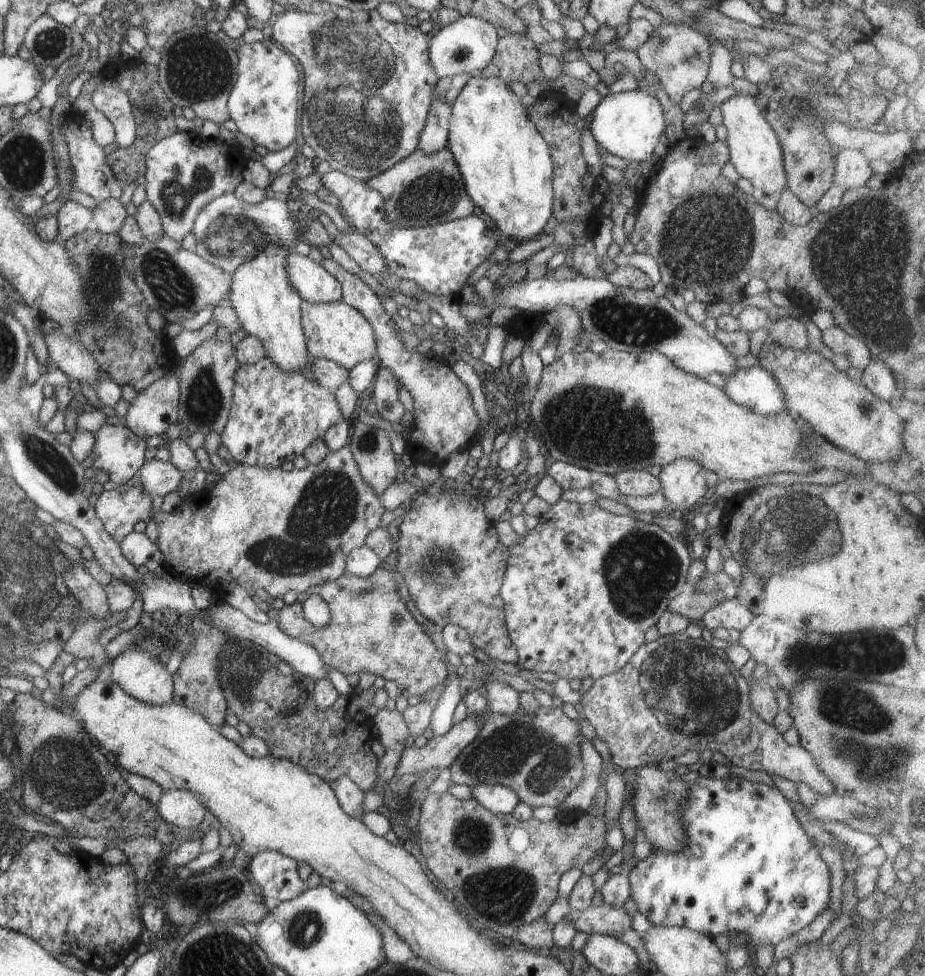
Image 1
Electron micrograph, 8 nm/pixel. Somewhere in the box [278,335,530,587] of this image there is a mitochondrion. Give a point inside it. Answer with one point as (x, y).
(366, 445)

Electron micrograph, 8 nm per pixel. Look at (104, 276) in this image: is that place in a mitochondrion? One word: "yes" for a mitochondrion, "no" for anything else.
yes

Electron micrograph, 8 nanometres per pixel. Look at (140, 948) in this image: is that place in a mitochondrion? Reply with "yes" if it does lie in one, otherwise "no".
no

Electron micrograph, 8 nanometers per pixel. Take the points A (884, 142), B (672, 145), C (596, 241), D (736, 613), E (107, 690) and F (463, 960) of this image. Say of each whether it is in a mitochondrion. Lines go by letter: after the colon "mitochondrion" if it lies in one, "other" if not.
A: other
B: other
C: other
D: other
E: other
F: other

